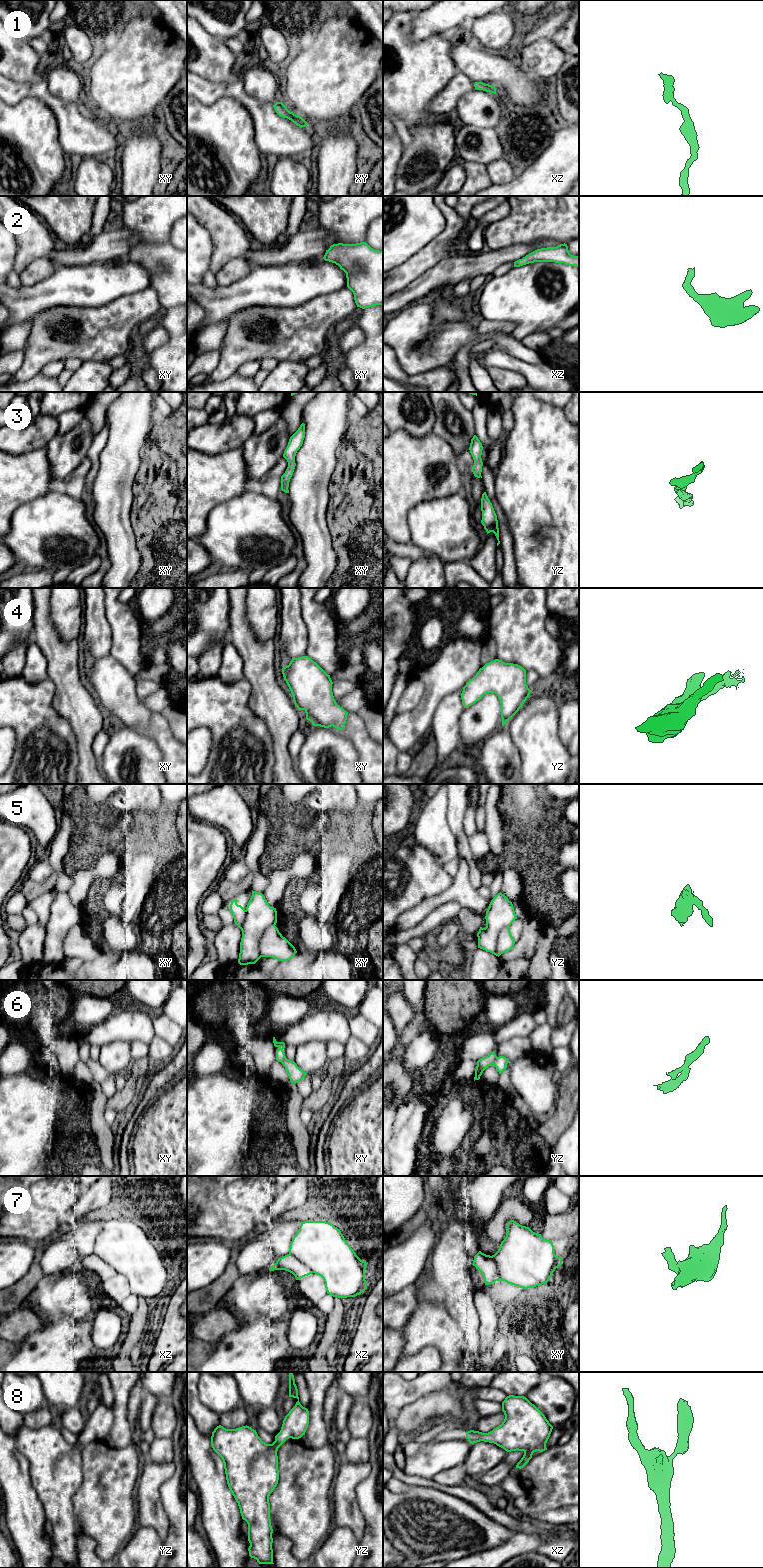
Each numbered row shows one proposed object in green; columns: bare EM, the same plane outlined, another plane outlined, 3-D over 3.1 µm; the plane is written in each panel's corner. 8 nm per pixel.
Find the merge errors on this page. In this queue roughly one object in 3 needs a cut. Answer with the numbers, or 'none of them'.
5, 6, 7

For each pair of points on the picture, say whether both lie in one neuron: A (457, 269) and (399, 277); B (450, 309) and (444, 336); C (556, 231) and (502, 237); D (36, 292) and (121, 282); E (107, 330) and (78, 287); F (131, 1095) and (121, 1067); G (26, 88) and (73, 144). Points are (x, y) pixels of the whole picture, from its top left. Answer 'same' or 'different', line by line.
A: different
B: different
C: same
D: same
E: different
F: different
G: same

